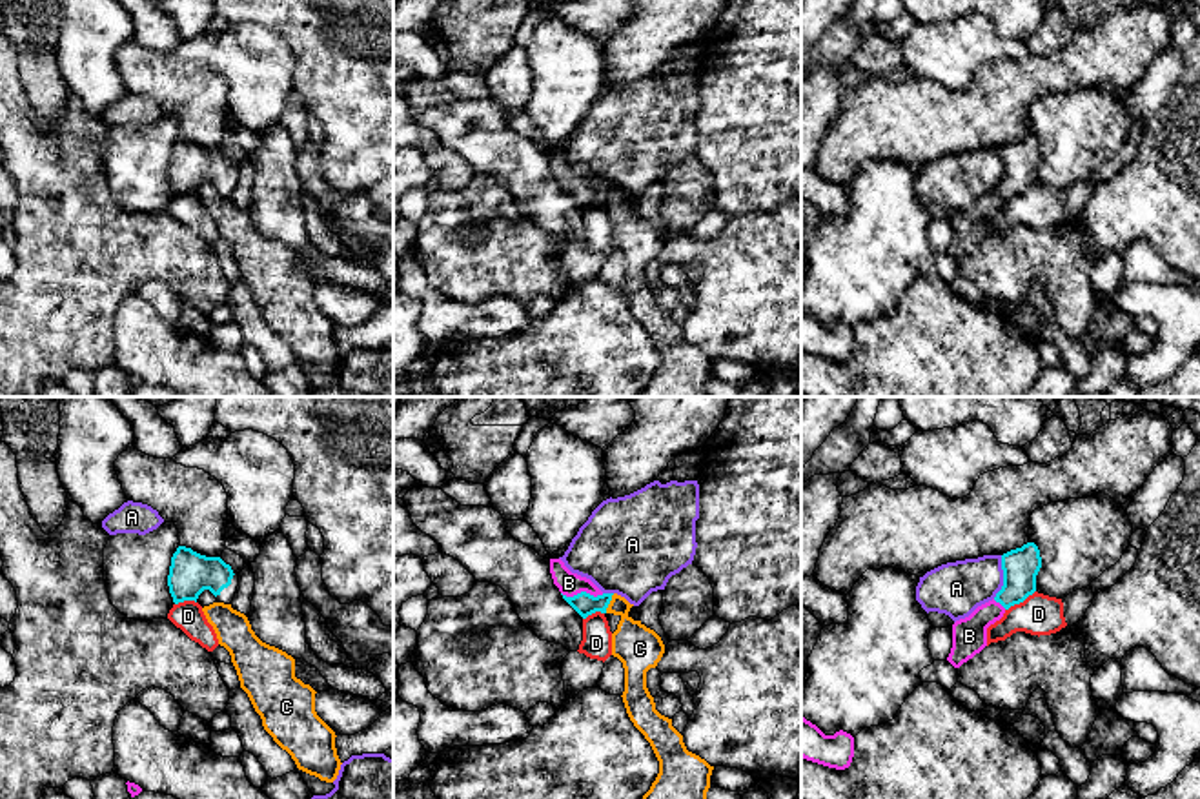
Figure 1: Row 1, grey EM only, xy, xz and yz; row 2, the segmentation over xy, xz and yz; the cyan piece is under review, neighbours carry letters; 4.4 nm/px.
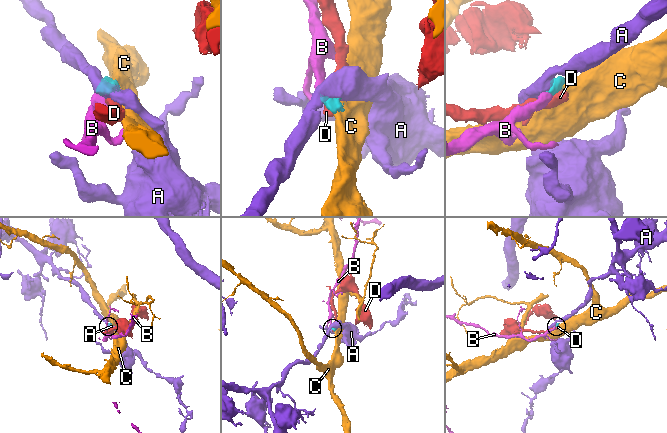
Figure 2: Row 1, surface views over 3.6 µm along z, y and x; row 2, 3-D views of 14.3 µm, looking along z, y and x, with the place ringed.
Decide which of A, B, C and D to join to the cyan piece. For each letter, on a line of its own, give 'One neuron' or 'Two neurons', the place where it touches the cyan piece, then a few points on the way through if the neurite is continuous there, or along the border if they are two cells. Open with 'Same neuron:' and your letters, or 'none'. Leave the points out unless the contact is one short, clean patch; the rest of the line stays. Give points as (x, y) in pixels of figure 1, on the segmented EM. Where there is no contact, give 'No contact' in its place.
Same neuron: B
A: Two neurons. Touches cyan at yz (1004, 577). Boundary: yz (1002, 556), (1002, 588), (993, 597)
B: One neuron. Touches cyan at xz (583, 592). Path across: xz (583, 603), (583, 592), (569, 583)
C: Two neurons. Touches cyan at xz (609, 603)
D: Two neurons. Touches cyan at yz (1020, 601). Boundary: yz (1035, 590), (1006, 610)

